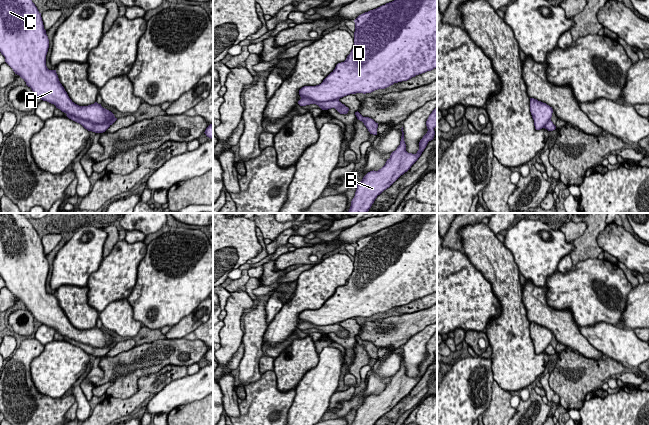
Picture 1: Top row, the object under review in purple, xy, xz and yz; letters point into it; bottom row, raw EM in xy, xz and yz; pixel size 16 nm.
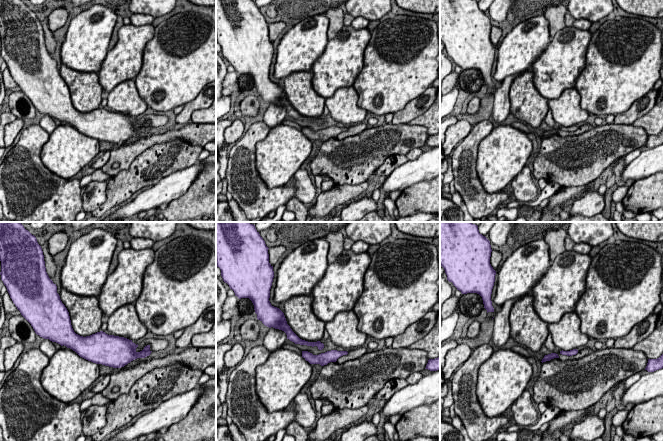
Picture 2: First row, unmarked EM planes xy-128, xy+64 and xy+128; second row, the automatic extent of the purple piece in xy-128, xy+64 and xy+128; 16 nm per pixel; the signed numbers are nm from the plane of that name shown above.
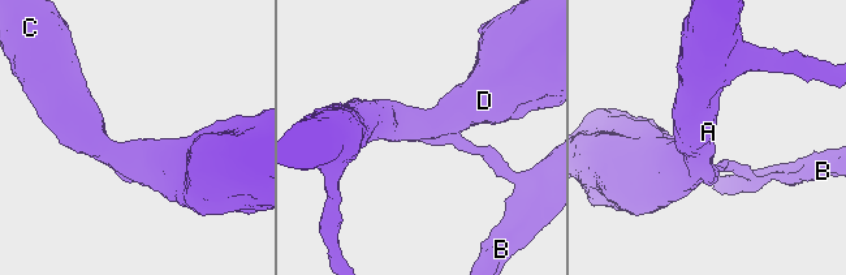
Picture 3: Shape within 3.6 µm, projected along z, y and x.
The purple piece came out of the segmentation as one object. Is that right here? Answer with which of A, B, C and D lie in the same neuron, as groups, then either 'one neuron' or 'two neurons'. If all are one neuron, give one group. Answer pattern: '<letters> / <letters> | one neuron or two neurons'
A C D / B | two neurons

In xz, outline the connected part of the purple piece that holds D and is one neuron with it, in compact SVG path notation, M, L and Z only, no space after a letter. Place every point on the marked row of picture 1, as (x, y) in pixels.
M394 0L359 15L354 22L354 46L346 60L338 63L321 84L302 87L299 90L301 98L326 102L350 94L371 93L437 67L437 0Z

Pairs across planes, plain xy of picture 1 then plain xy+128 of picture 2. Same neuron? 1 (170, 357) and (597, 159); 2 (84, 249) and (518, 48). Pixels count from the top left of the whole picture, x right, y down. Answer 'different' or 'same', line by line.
1: same
2: same

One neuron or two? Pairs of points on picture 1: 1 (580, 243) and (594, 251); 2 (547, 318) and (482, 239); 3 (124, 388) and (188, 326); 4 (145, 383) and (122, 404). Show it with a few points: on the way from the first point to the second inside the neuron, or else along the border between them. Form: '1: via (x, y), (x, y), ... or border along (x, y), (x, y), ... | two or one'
1: via (583, 244), (591, 250) | one
2: border along (521, 286), (521, 301), (526, 310) | two
3: border along (166, 337), (183, 338) | two
4: via (144, 390), (129, 404) | one

